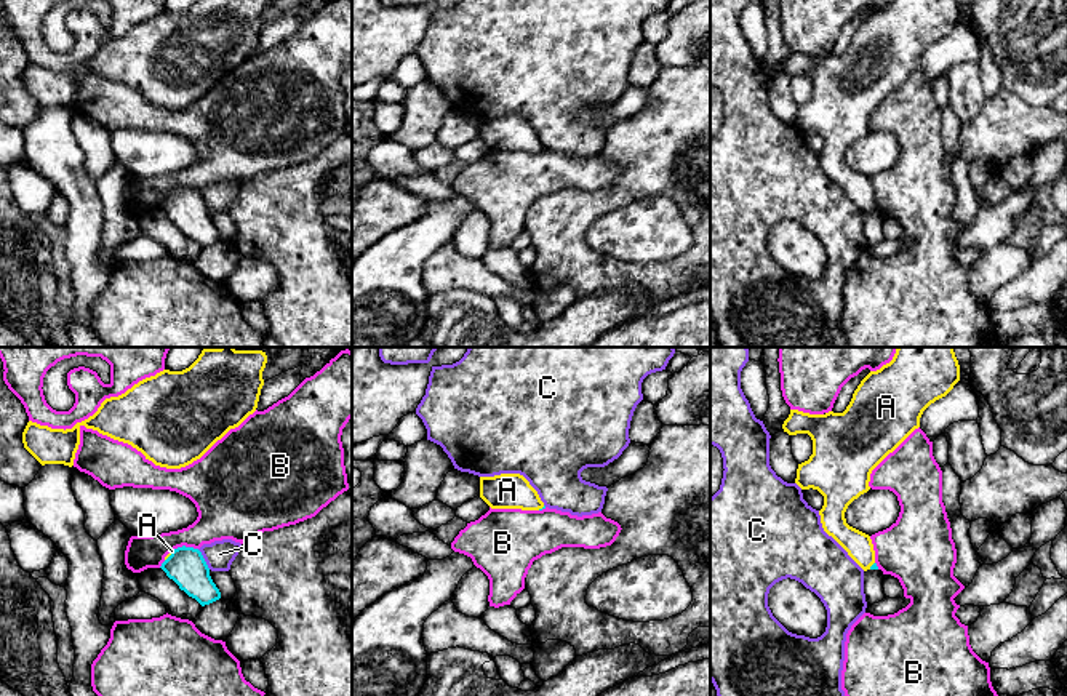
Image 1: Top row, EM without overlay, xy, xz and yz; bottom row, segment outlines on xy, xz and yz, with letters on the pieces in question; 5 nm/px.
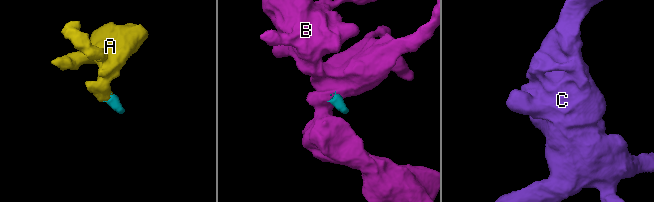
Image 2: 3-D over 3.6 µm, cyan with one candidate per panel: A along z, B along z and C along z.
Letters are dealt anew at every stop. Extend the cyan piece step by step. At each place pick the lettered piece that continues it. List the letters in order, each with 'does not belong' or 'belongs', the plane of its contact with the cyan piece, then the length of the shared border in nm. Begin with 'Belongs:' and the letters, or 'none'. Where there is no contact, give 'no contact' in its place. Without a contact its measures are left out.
Belongs: A
A: belongs; contact in xy; length 70 nm
B: does not belong; contact in xy; length 130 nm
C: does not belong; contact in xy; length 120 nm

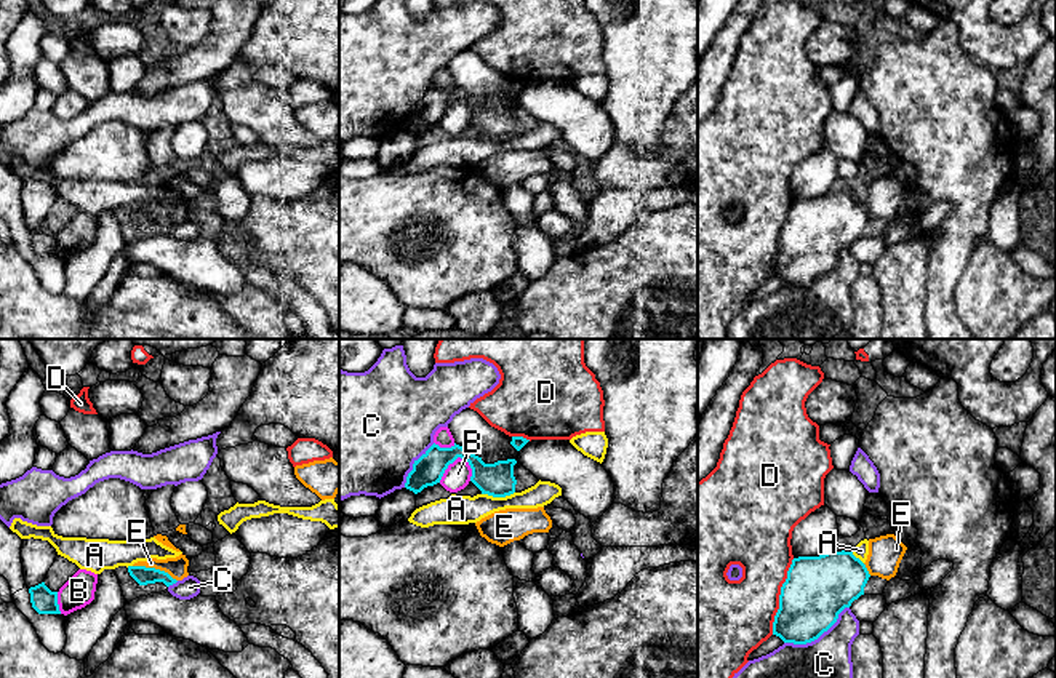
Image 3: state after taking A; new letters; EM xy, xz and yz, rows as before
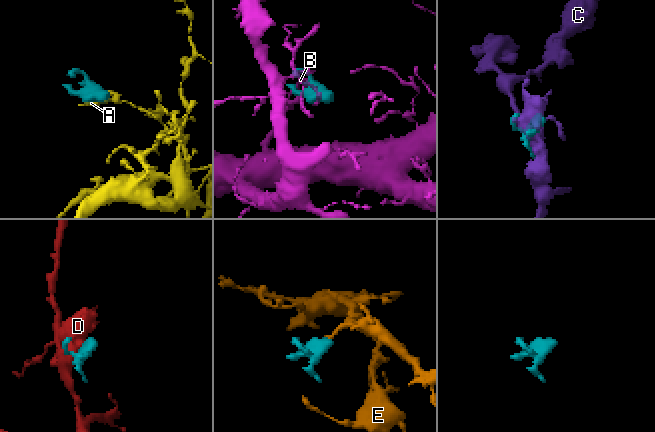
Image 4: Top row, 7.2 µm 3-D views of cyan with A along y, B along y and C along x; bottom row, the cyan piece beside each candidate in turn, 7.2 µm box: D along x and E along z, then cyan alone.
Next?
Belongs: E
A: does not belong; contact in xz; length 170 nm
B: does not belong; contact in xz; length 190 nm
C: does not belong; contact in yz; length 380 nm
D: does not belong; contact in yz; length 400 nm
E: belongs; contact in xy; length 240 nm

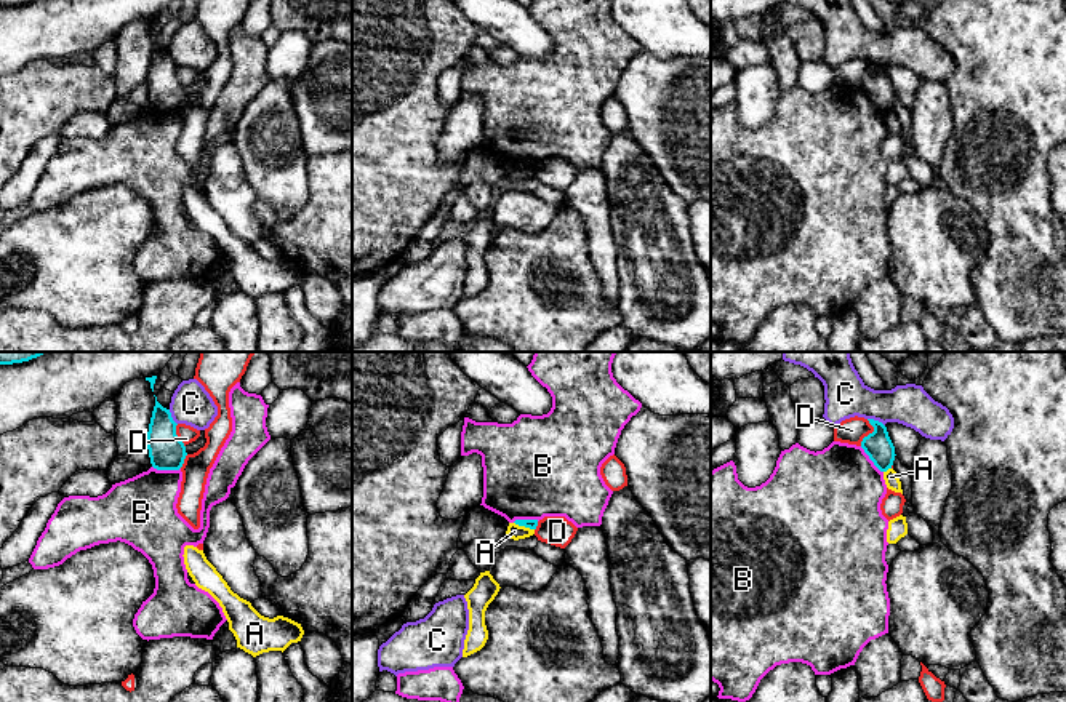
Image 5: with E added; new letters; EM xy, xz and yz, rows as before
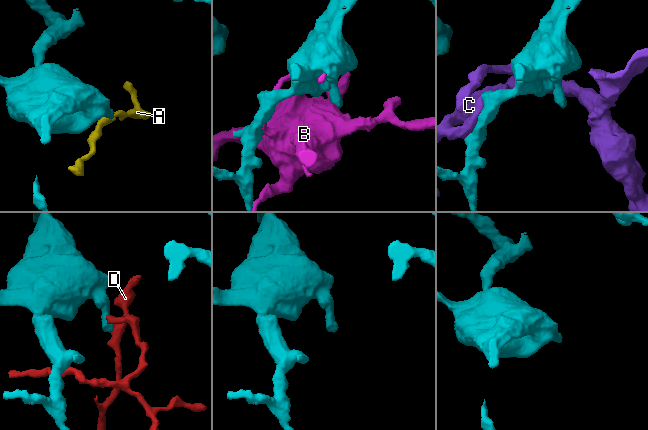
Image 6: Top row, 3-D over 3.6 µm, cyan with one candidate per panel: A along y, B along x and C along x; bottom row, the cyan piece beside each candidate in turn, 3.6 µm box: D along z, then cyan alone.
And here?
Belongs: none
A: does not belong; contact in xz; length 110 nm
B: does not belong; contact in xy; length 140 nm
C: does not belong; contact in yz; length 100 nm
D: does not belong; contact in yz; length 140 nm

